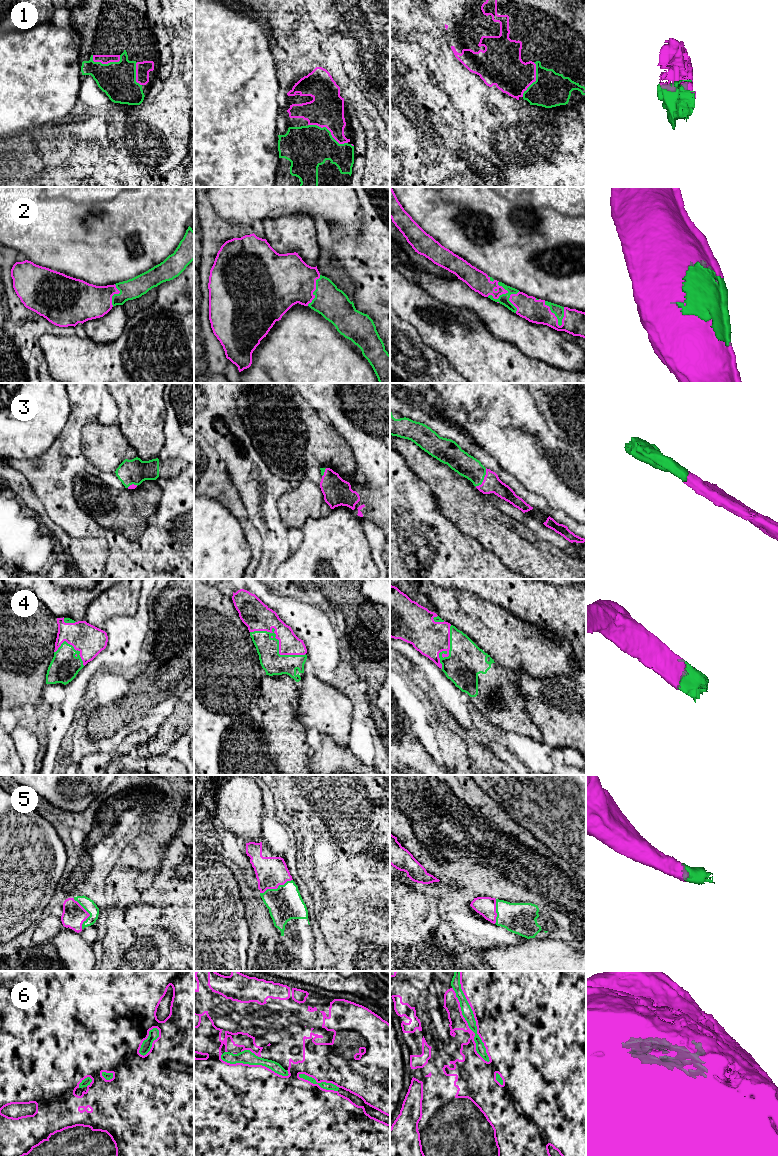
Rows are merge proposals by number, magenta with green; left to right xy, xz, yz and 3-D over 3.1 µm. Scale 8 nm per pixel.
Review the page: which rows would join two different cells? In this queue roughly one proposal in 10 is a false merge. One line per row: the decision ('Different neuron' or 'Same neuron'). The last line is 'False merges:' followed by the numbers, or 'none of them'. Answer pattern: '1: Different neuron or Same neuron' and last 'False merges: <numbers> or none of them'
1: Same neuron
2: Same neuron
3: Same neuron
4: Same neuron
5: Same neuron
6: Same neuron
False merges: none of them

